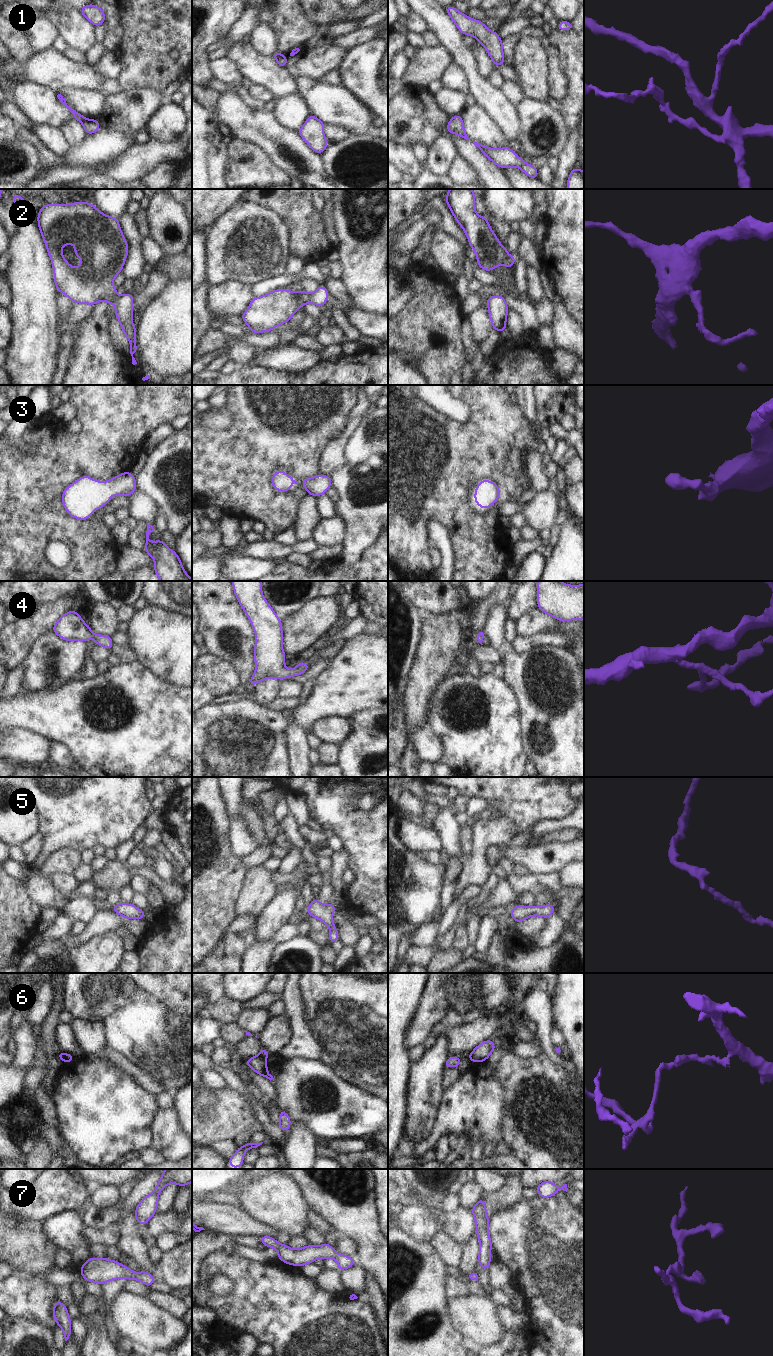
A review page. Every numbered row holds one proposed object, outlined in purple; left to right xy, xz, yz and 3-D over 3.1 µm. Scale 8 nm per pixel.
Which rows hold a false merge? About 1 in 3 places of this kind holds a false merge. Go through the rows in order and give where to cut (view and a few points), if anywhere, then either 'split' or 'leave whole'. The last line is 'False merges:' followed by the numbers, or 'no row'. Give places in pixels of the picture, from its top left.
1: cut xy (85, 118), (82, 122); split
2: cut none; leave whole
3: cut none; leave whole
4: cut none; leave whole
5: cut none; leave whole
6: cut xz (258, 1055), (264, 1059); split
7: cut none; leave whole
False merges: 1, 6

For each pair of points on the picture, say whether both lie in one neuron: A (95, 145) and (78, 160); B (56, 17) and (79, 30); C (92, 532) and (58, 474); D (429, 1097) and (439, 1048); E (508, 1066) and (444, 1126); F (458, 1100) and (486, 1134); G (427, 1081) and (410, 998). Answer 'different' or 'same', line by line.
A: same
B: same
C: same
D: same
E: different
F: same
G: different

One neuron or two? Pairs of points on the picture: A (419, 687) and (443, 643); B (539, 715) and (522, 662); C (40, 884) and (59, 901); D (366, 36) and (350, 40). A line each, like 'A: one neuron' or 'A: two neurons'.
A: one neuron
B: one neuron
C: one neuron
D: one neuron

